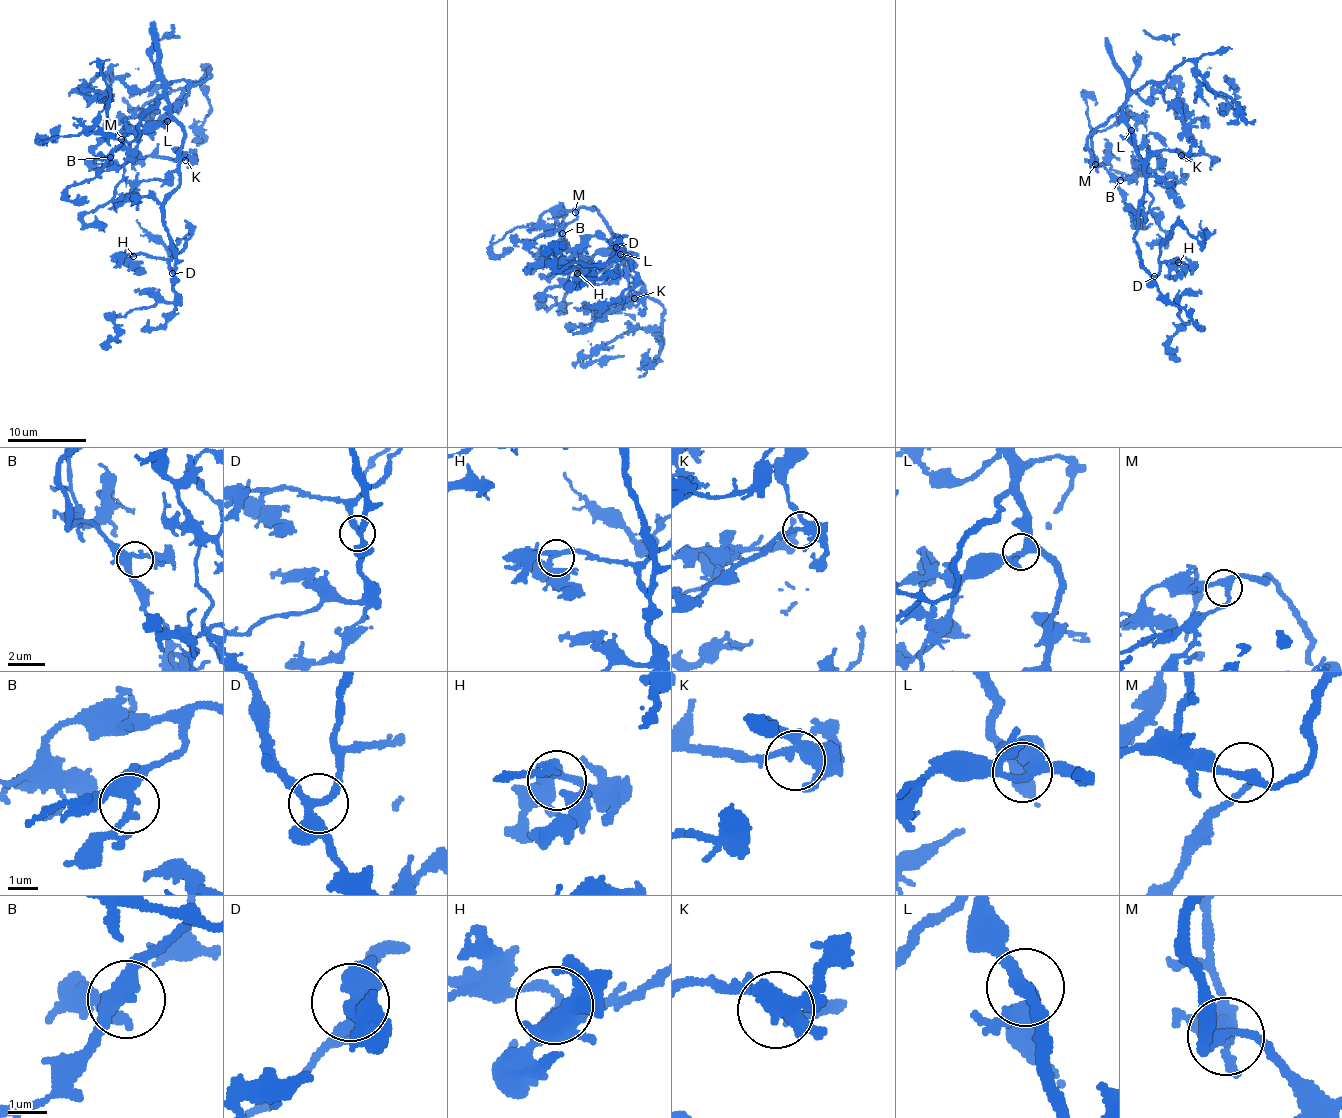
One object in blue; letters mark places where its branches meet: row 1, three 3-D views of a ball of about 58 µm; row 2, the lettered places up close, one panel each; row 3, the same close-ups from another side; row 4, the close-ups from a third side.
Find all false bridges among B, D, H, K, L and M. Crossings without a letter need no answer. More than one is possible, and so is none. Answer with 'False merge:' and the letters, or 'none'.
False merge: none

